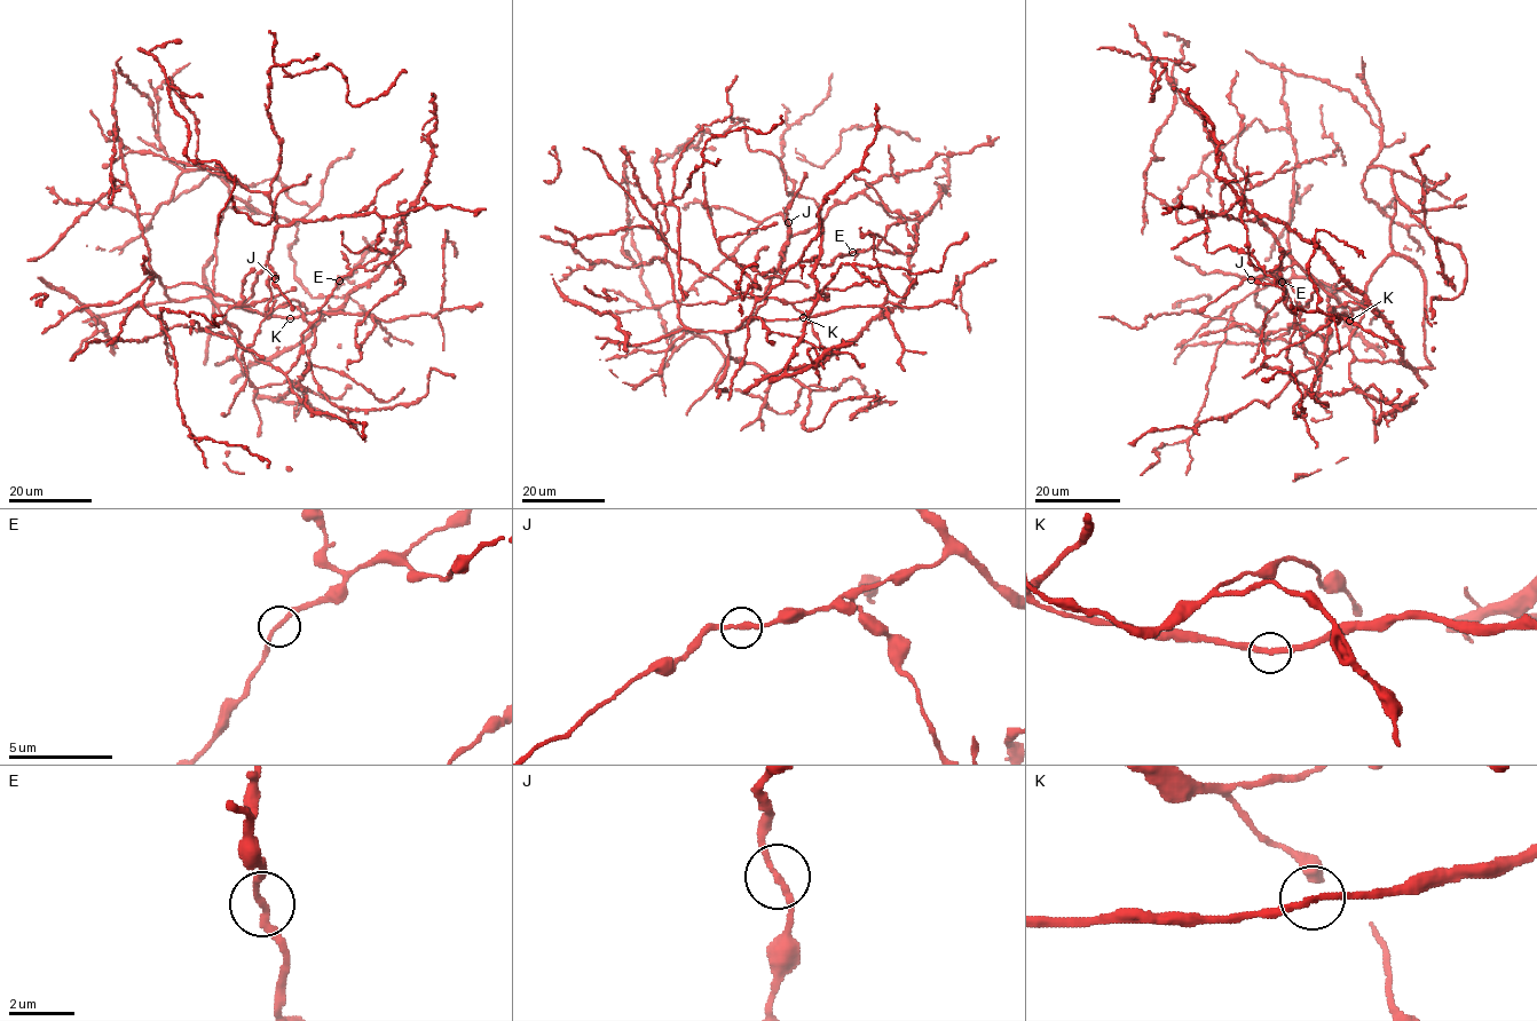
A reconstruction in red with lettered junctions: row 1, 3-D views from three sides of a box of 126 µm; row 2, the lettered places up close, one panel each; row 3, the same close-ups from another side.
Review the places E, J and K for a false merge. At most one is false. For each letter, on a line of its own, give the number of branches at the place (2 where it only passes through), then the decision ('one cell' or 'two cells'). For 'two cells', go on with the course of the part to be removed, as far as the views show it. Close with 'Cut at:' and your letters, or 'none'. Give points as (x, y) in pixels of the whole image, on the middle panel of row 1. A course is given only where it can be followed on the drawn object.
E: branches 2; one cell
J: branches 2; one cell
K: branches 2; one cell
Cut at: none

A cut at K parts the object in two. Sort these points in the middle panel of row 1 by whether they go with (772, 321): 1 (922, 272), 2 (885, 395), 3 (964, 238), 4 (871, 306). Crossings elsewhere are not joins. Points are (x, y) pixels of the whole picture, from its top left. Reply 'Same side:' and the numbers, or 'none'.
Same side: 1, 2, 3

